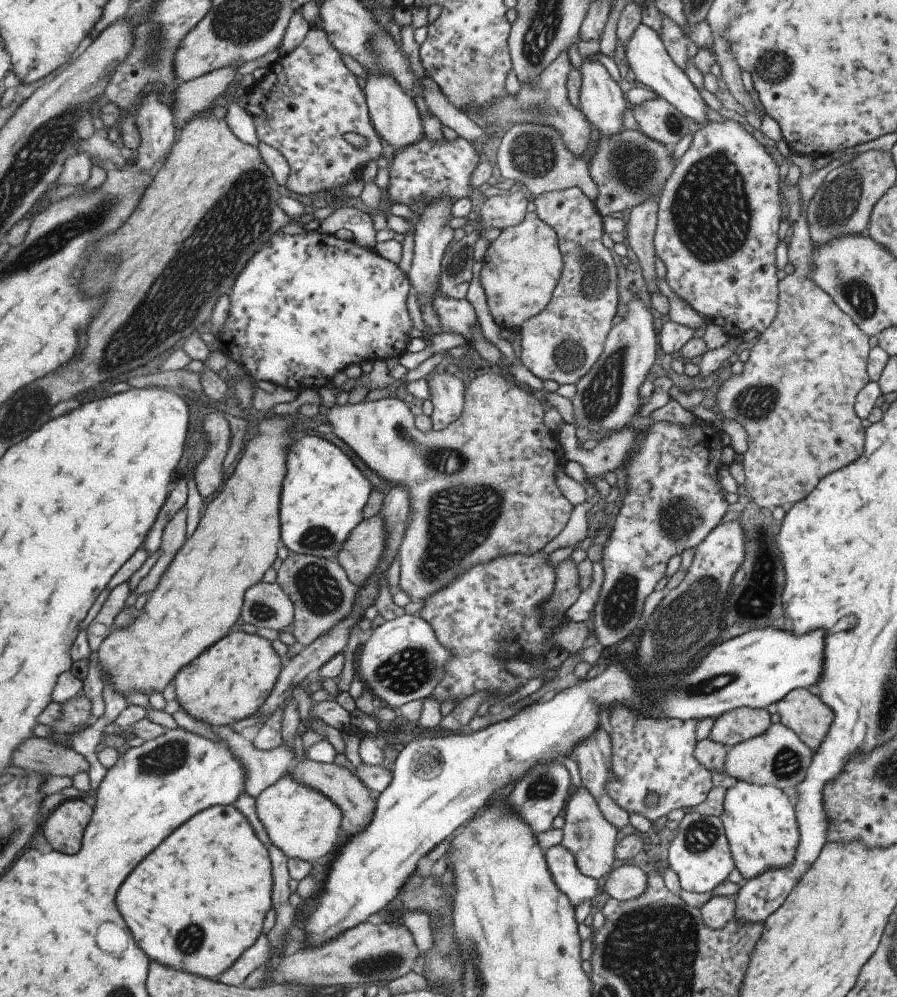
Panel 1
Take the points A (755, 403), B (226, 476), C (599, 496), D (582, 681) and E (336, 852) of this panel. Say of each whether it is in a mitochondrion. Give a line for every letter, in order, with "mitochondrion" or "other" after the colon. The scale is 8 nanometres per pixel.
A: mitochondrion
B: other
C: other
D: other
E: other

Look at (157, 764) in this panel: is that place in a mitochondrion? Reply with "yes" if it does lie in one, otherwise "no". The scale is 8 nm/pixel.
yes

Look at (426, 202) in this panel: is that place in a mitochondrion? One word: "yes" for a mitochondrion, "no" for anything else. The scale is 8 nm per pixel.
no

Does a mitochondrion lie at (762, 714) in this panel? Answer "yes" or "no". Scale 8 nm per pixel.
no

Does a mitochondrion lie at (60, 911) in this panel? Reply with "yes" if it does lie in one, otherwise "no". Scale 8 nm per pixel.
no

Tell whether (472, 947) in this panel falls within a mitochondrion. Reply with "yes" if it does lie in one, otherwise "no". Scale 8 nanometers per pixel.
yes

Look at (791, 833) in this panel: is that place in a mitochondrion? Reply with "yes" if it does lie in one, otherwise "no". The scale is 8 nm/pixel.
no

